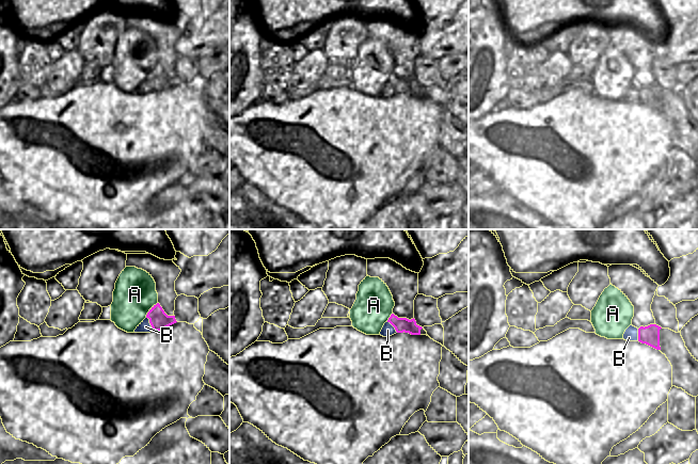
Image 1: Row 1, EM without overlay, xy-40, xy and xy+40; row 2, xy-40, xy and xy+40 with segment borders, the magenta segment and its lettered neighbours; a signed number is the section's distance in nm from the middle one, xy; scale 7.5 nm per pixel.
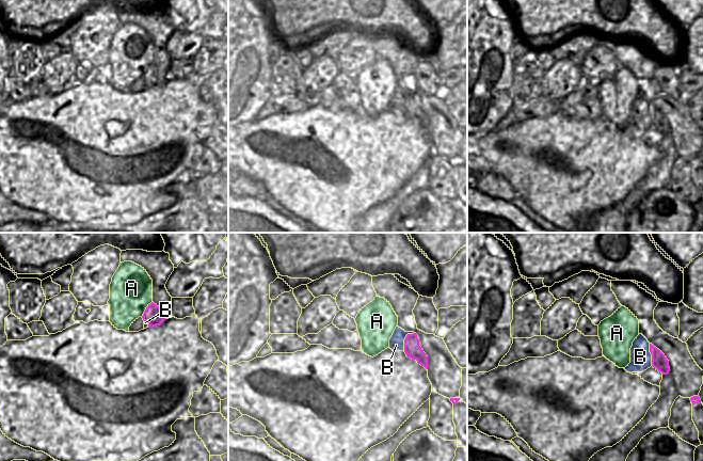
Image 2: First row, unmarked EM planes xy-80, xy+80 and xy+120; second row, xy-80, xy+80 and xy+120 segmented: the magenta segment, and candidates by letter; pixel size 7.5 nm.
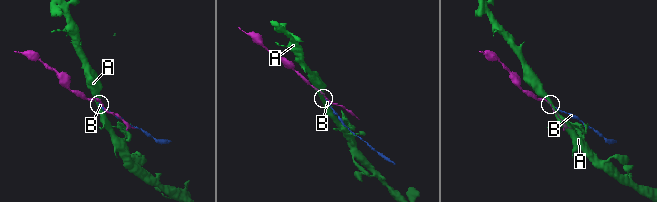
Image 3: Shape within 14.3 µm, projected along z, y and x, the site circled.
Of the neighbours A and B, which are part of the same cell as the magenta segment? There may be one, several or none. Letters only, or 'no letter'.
no letter

